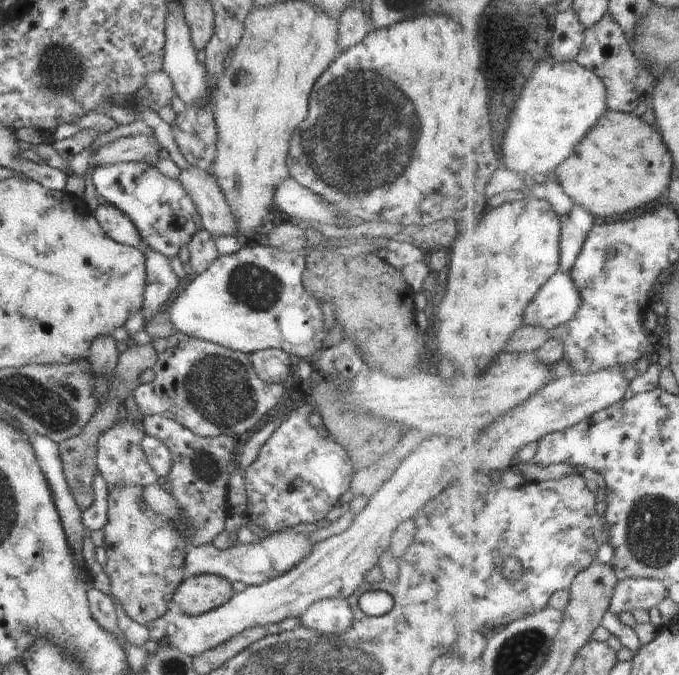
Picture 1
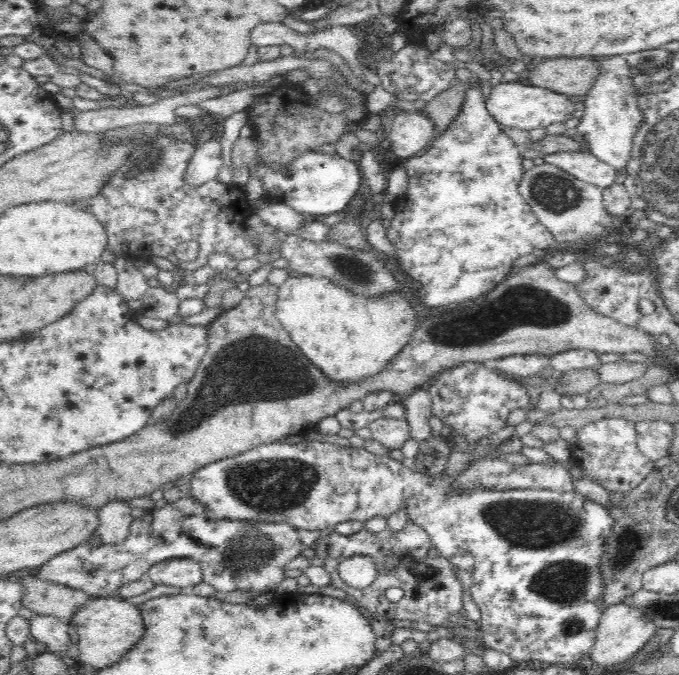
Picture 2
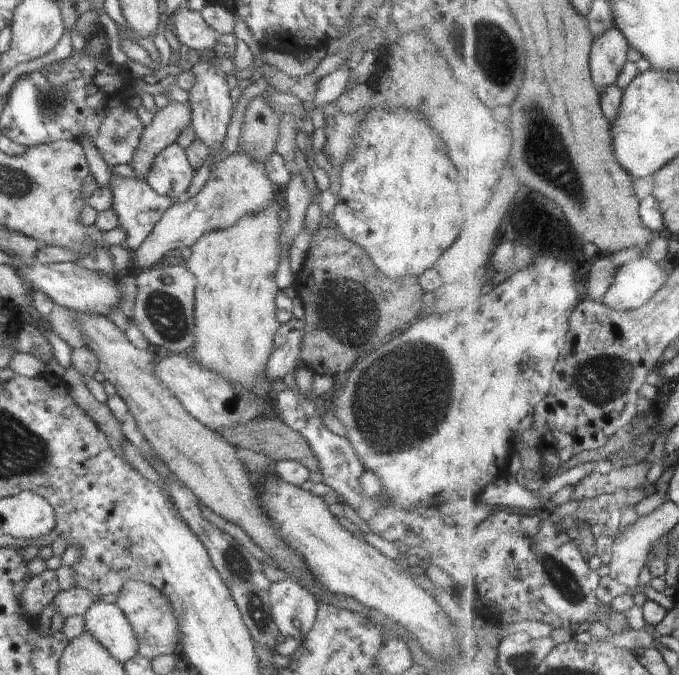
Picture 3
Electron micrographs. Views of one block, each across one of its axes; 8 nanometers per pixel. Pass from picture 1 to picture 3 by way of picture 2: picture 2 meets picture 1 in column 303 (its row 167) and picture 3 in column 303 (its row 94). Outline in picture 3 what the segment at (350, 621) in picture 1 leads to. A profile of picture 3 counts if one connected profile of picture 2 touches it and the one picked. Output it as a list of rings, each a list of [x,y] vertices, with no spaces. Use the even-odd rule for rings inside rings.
[[[292,578],[273,582],[269,588],[270,612],[278,632],[285,638],[302,640],[314,626],[319,602]]]

